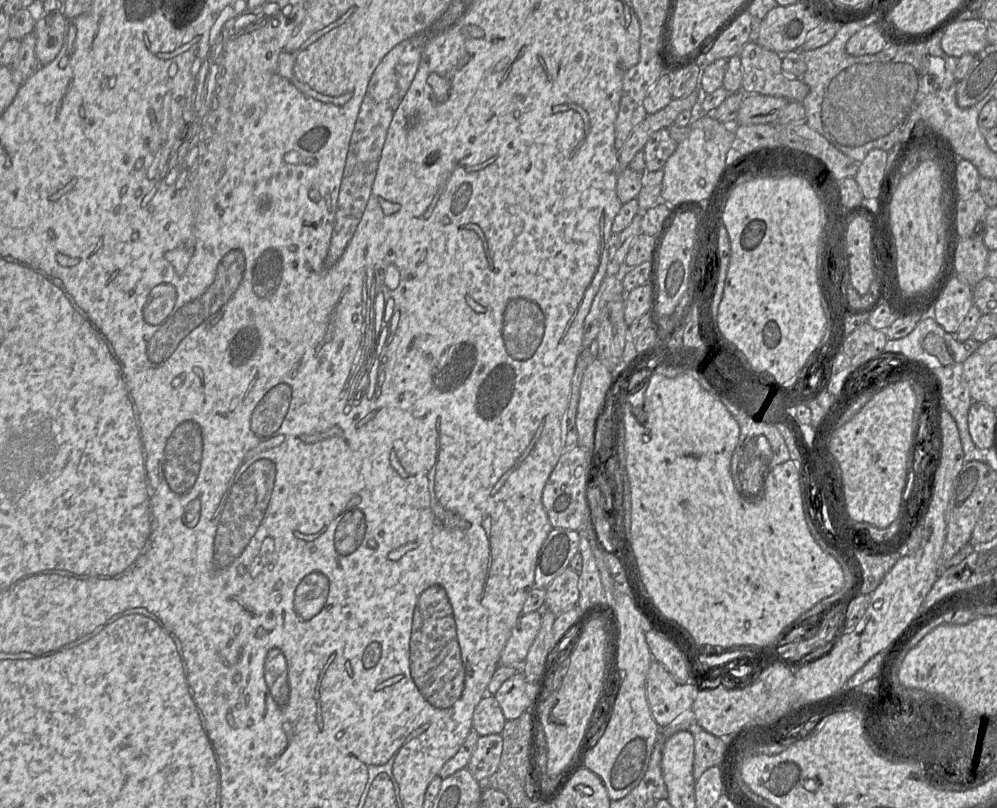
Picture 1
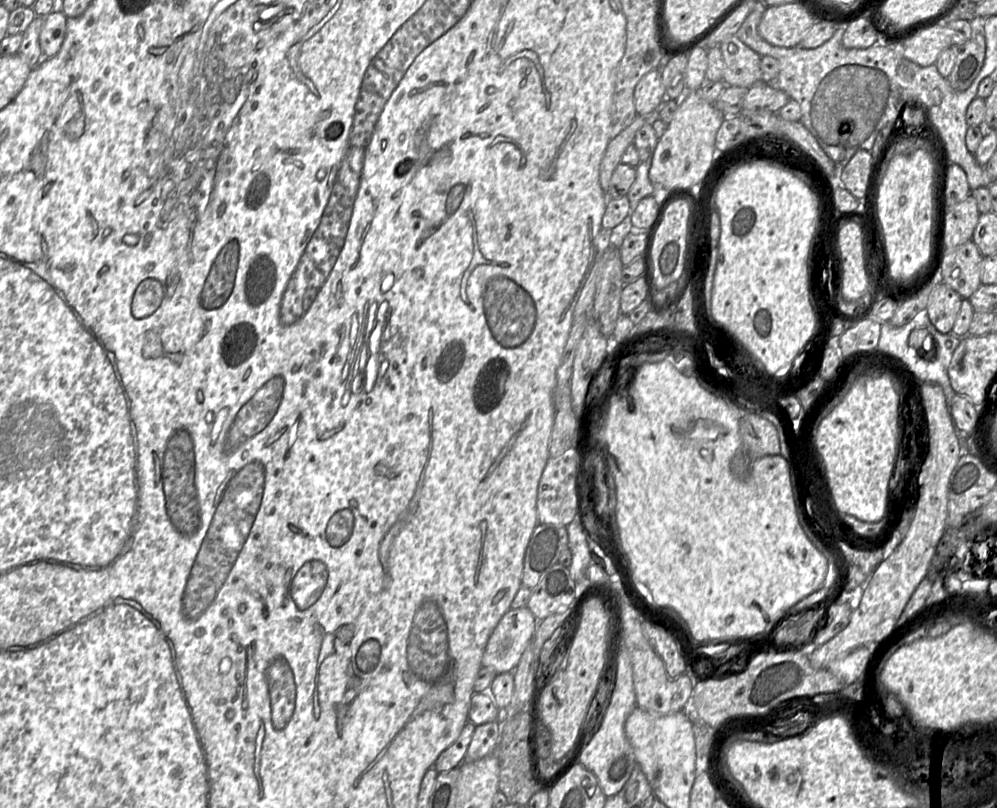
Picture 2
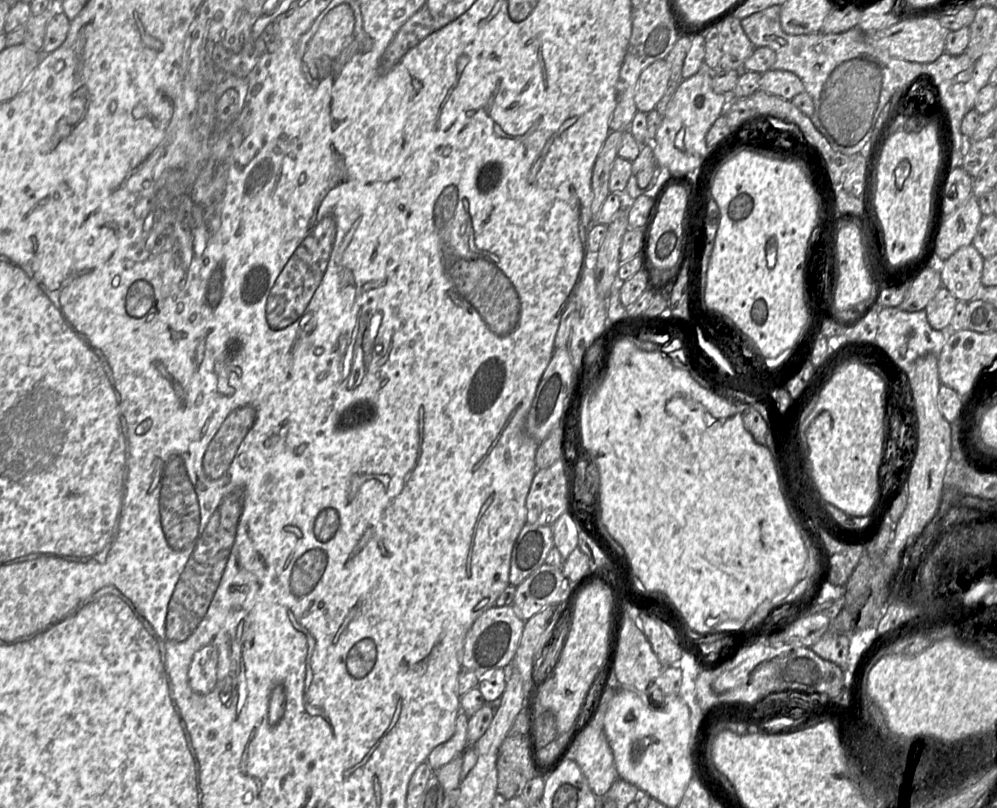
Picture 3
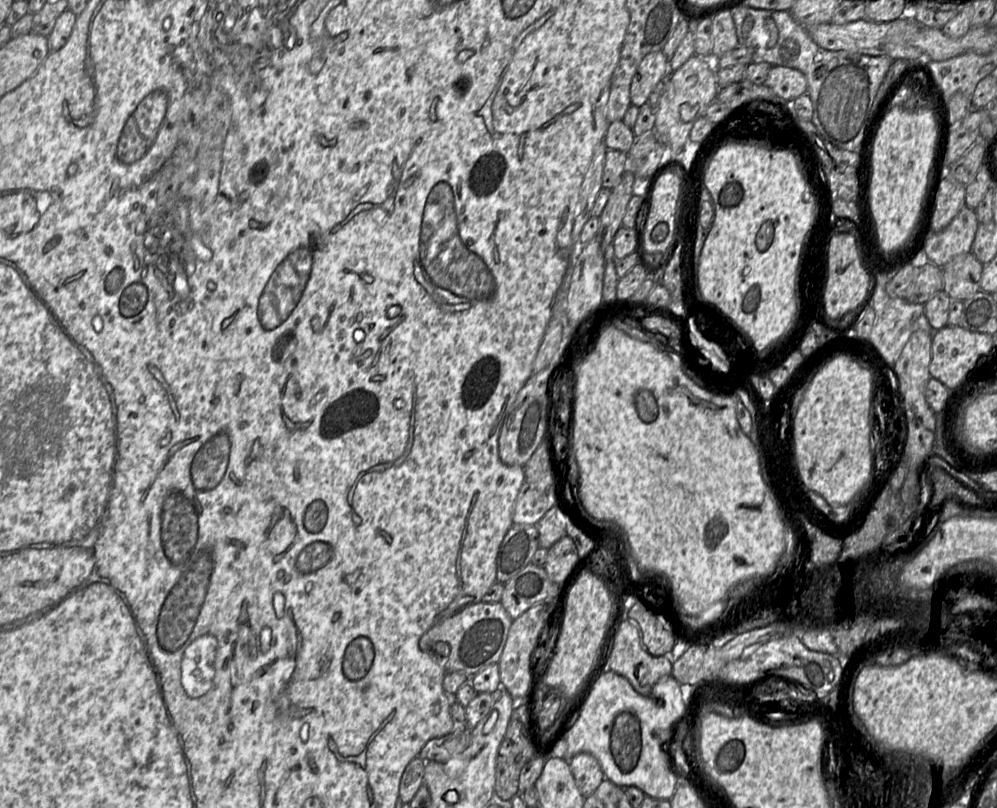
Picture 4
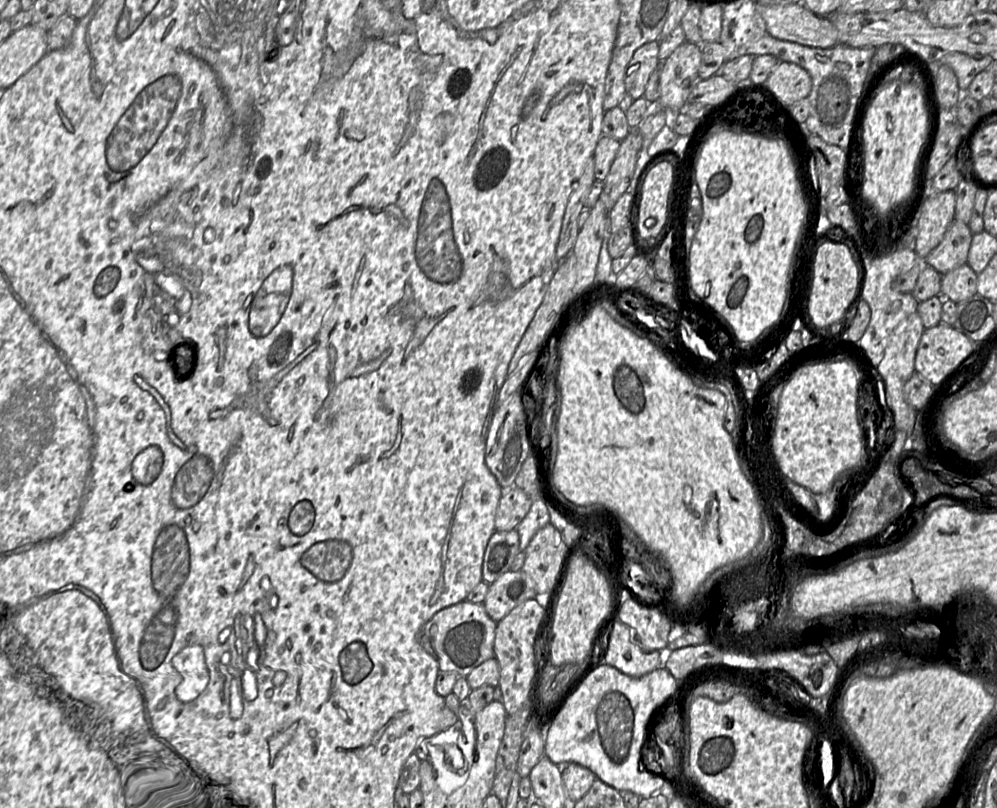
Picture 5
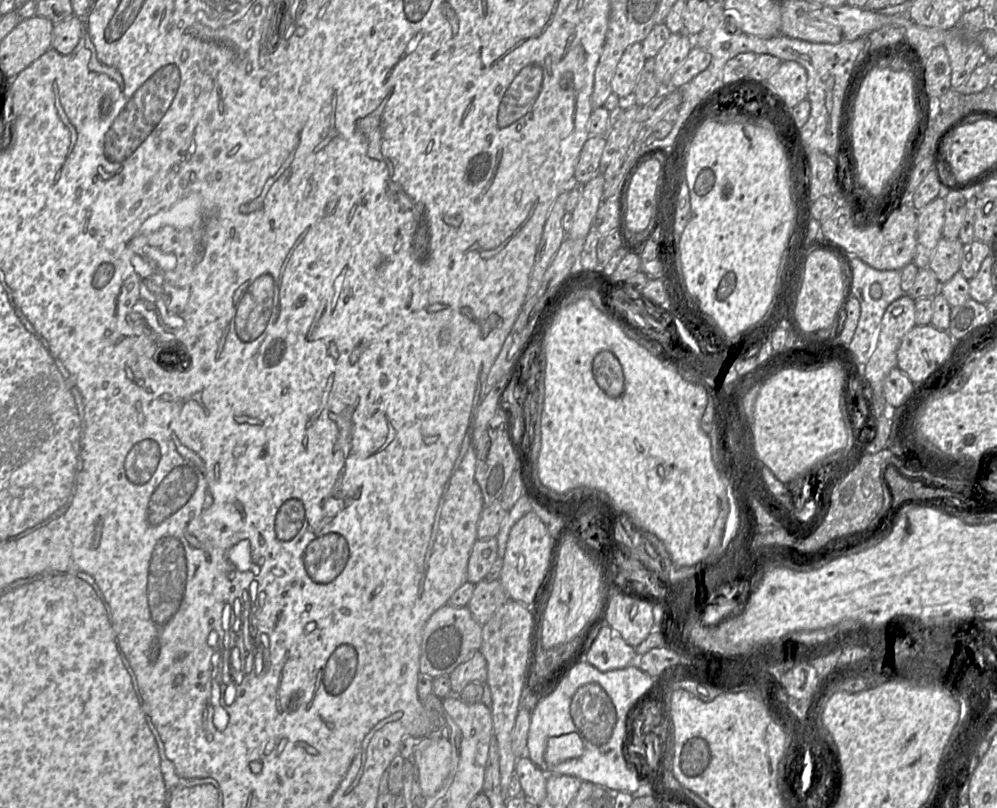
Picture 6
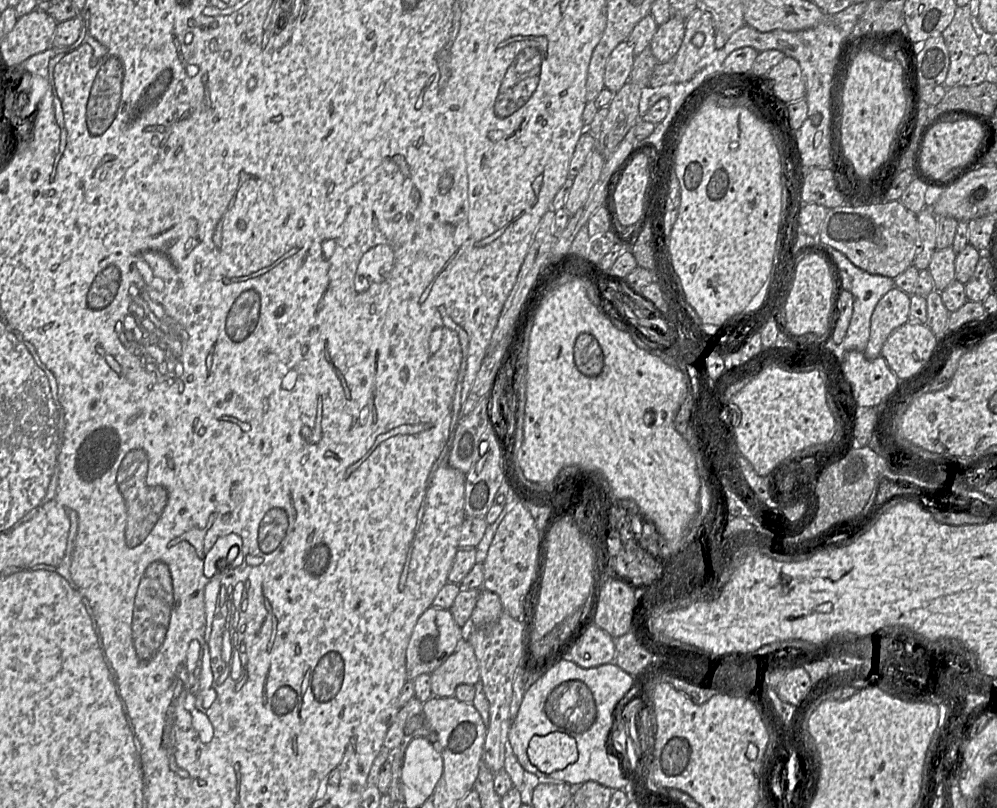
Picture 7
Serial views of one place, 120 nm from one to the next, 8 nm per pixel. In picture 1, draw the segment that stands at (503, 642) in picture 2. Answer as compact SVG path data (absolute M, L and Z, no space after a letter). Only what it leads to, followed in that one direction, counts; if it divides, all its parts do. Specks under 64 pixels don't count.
M541 612L522 614L502 651L500 665L521 667L535 640L542 621Z

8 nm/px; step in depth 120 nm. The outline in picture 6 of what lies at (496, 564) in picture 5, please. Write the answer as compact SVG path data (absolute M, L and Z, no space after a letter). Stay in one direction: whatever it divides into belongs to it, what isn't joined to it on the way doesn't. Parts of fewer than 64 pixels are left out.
M496 537L477 540L473 545L467 566L467 582L474 585L483 581L498 557Z

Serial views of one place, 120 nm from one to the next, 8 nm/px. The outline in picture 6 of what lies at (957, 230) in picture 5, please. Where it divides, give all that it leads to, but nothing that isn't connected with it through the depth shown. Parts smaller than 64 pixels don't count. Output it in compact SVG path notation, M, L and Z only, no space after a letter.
M942 237L938 242L928 268L935 274L940 286L960 271L963 247L964 245L959 238L947 240Z

